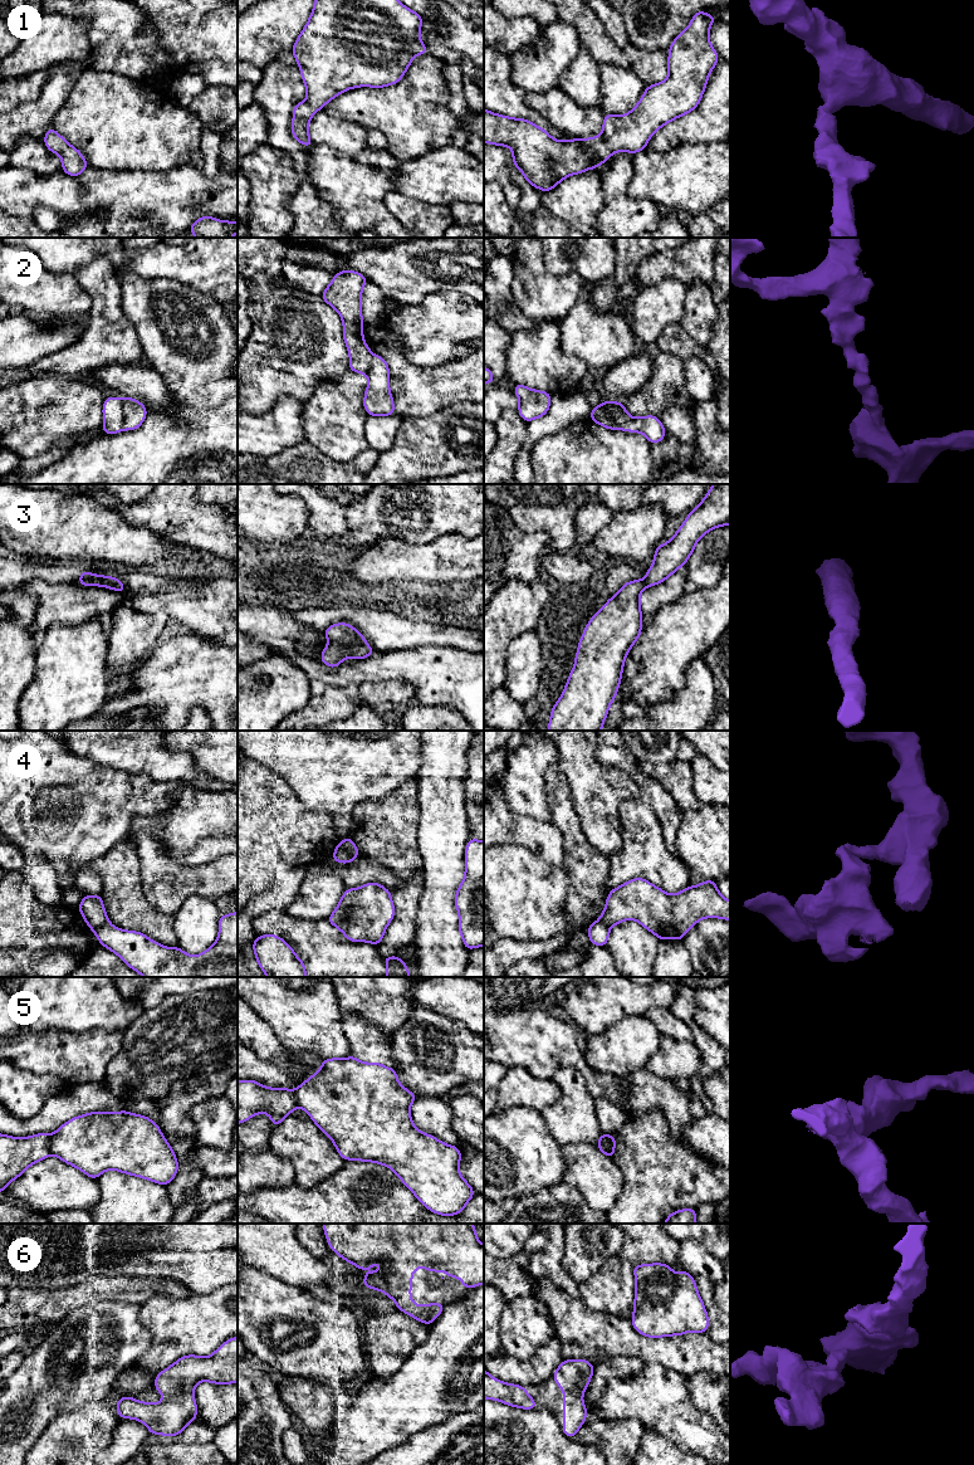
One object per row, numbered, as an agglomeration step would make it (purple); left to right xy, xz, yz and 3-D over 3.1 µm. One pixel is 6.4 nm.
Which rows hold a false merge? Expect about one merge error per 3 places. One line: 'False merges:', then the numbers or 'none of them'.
False merges: 2, 4, 5

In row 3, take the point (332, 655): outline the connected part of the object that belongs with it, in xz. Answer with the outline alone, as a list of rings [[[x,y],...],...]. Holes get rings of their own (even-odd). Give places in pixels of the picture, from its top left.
[[[332,624],[324,631],[329,644],[320,654],[320,661],[329,668],[337,668],[343,659],[364,659],[375,654],[366,638],[352,625]]]

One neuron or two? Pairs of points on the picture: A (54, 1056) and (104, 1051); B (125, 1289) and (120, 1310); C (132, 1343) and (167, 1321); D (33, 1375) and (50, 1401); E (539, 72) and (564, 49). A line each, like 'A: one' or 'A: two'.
A: one
B: two
C: two
D: one
E: one

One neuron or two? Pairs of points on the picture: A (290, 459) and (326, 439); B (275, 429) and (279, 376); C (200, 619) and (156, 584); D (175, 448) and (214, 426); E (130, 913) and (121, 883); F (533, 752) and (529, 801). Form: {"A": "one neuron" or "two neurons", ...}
{"A": "two neurons", "B": "two neurons", "C": "one neuron", "D": "one neuron", "E": "one neuron", "F": "one neuron"}

